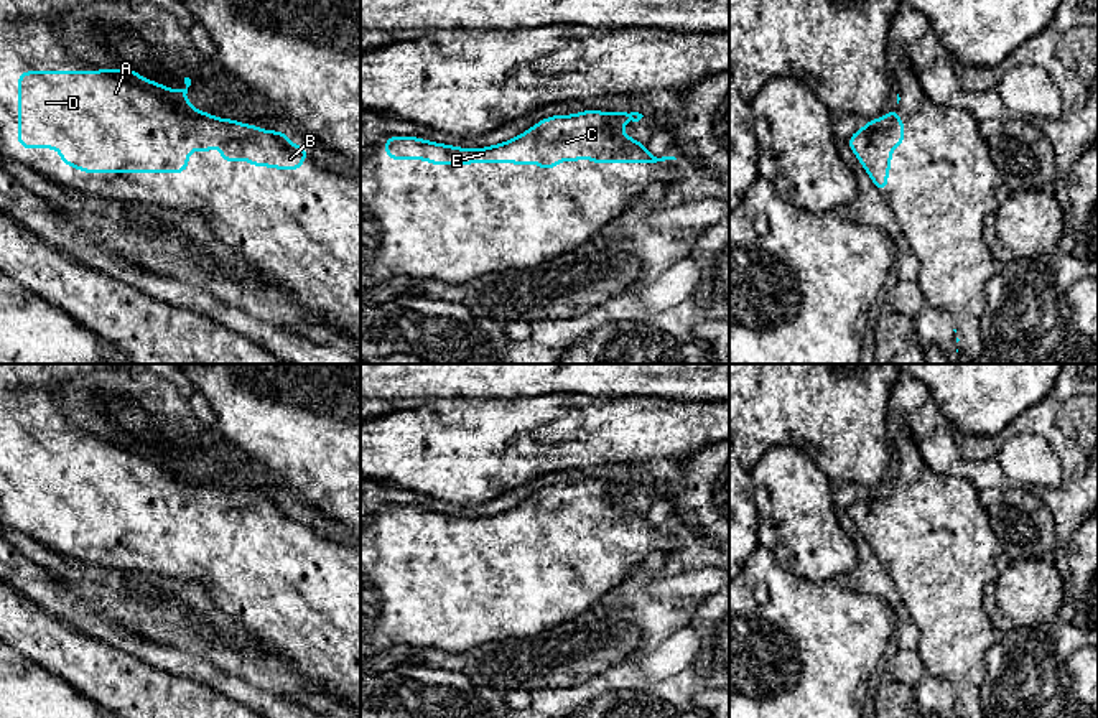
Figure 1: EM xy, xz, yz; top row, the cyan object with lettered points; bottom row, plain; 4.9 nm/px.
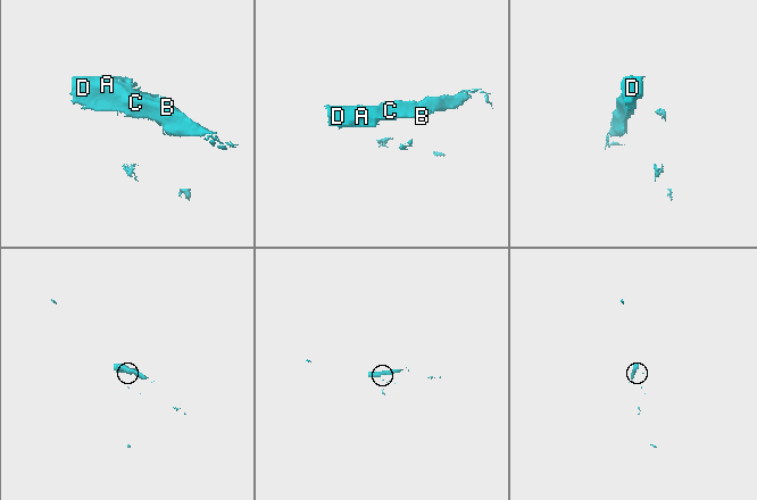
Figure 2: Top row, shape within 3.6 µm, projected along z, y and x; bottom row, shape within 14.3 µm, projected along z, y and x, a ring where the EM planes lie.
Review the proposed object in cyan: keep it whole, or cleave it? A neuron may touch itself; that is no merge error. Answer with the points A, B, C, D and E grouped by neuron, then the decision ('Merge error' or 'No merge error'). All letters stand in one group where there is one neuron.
Groups: A B C D E. No merge error

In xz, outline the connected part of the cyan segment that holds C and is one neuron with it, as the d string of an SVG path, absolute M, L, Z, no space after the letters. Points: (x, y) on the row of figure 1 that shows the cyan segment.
M584 110L575 115L553 115L540 120L514 140L466 150L416 137L384 137L388 160L428 160L448 163L537 163L542 170L556 168L566 158L571 165L583 156L591 163L657 163L675 156L654 156L644 143L621 132L626 122L639 122L639 112Z

